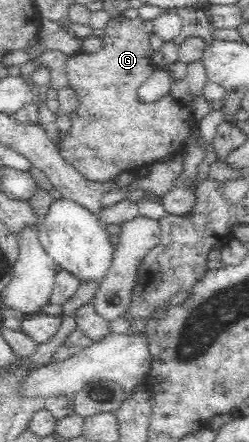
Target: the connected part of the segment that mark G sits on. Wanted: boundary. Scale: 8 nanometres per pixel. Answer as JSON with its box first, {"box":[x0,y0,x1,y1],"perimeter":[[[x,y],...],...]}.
{"box":[55,16,195,182],"perimeter":[[[140,16],[132,19],[110,19],[104,28],[102,37],[105,48],[101,52],[68,55],[64,62],[68,86],[79,94],[81,105],[70,116],[71,130],[61,132],[63,140],[55,140],[55,147],[57,146],[56,150],[63,160],[84,176],[85,180],[105,182],[121,174],[134,174],[142,167],[151,167],[167,154],[183,151],[186,138],[195,124],[189,106],[173,99],[171,94],[158,102],[142,102],[139,98],[139,86],[157,68],[151,61],[153,50],[143,22]]]}

